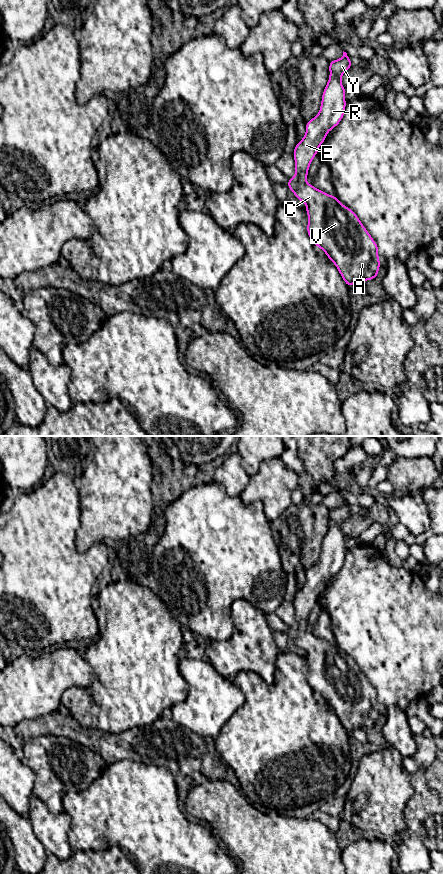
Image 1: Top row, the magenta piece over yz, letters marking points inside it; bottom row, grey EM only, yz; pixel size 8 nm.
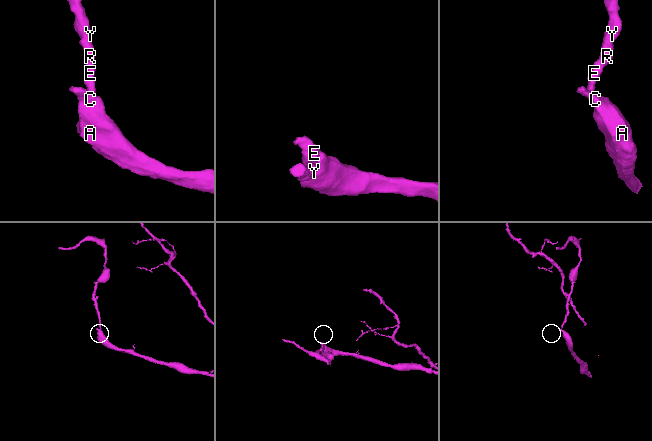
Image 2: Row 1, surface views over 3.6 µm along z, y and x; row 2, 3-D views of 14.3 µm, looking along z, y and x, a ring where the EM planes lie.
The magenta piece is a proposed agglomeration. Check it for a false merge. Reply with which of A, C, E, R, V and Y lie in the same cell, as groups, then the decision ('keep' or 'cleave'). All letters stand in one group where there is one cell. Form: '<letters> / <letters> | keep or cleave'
A C E R V Y | keep

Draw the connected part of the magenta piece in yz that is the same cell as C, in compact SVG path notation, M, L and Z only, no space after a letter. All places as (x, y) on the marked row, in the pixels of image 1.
M344 51L342 58L330 61L330 77L323 91L320 111L316 117L307 122L306 134L295 146L293 156L295 158L296 174L287 183L296 198L306 204L309 219L307 232L310 239L335 264L349 287L352 287L357 281L365 282L377 277L381 266L378 257L378 246L351 209L344 206L336 196L331 196L308 184L306 178L309 166L317 154L318 148L325 141L326 134L337 126L344 116L346 90L342 86L341 77L351 67L350 57Z

